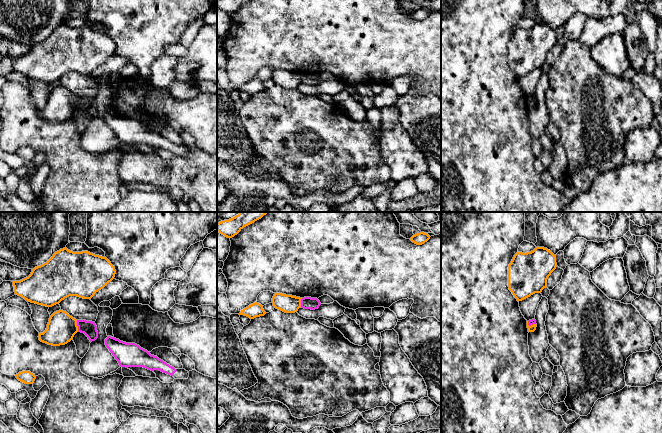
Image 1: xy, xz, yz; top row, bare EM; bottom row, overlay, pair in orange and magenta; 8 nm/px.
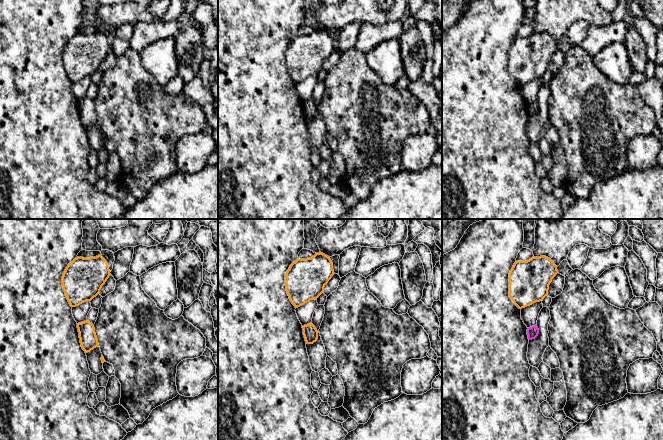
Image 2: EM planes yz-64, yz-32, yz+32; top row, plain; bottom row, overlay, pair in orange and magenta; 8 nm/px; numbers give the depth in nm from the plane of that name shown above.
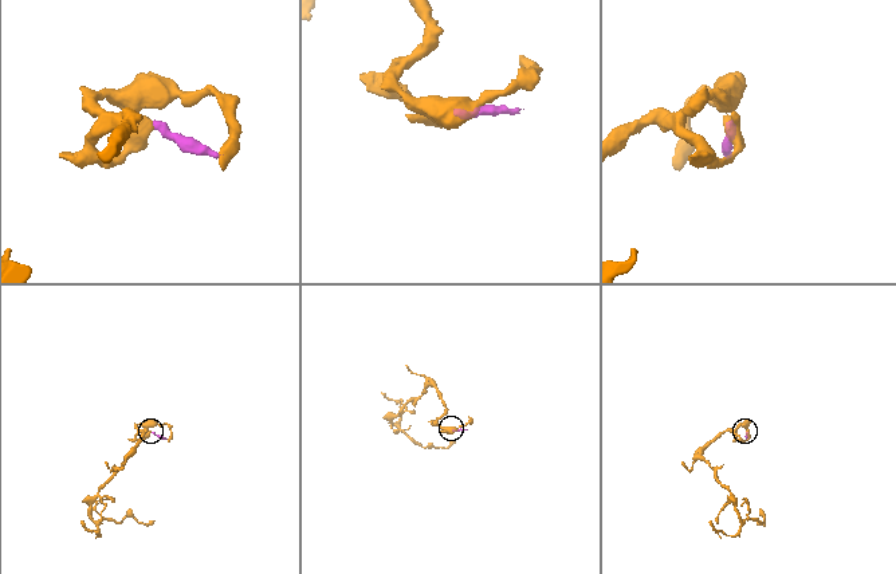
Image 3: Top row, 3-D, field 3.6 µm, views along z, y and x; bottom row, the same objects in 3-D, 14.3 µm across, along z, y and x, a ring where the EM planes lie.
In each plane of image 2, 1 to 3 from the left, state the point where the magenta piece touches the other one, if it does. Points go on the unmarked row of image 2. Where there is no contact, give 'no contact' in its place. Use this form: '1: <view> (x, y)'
1: no contact
2: no contact
3: no contact

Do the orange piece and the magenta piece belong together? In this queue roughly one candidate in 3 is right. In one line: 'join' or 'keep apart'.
keep apart

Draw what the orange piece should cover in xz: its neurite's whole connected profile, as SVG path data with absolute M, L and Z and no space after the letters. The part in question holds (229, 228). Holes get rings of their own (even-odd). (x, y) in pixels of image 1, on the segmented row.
M239 212L235 217L217 223L217 231L227 238L237 235L244 227L261 219L268 212Z

